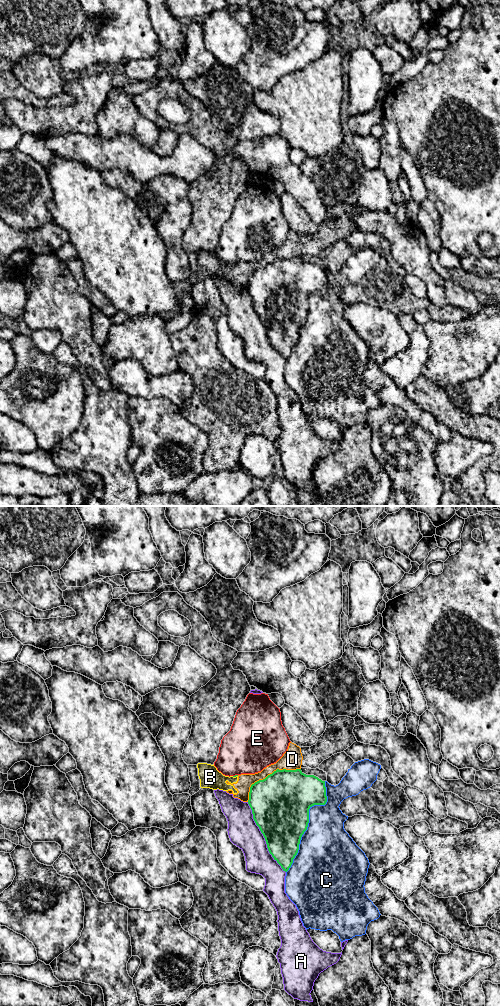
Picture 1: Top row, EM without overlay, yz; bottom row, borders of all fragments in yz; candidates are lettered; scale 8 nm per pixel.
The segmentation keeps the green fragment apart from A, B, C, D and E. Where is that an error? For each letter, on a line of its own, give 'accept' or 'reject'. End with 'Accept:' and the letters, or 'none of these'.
A: reject
B: reject
C: reject
D: reject
E: reject
Accept: none of these

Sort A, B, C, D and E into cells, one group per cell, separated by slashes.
A / B D / C / E

